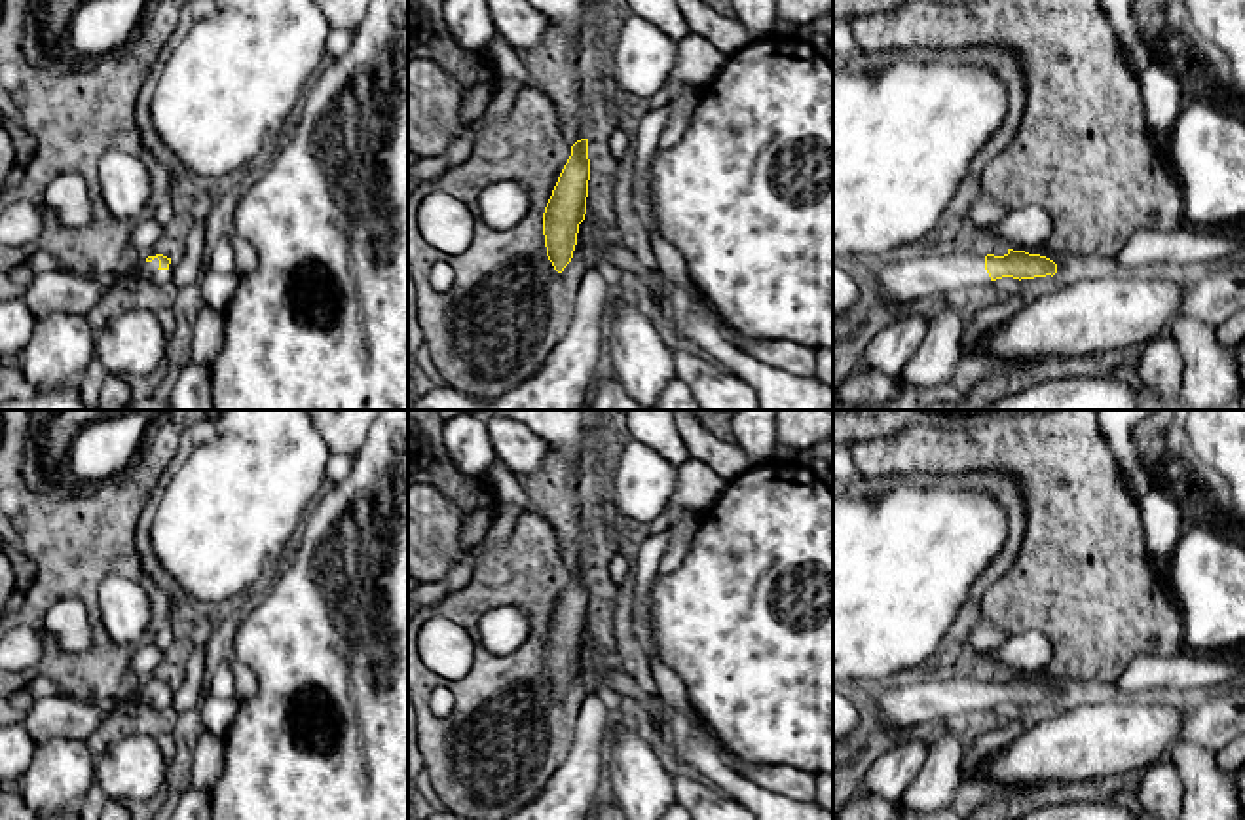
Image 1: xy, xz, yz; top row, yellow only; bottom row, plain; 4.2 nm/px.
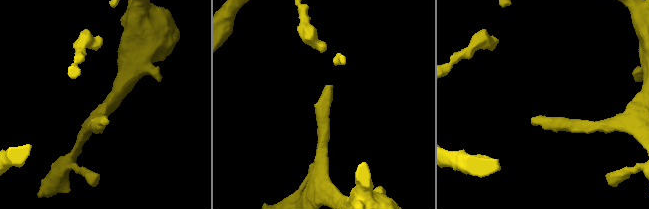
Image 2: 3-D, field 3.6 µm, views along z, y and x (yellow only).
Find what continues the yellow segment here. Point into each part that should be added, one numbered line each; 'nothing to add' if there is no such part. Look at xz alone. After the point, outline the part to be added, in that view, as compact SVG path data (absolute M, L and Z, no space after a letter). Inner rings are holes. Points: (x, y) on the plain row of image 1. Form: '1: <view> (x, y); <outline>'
nothing to add

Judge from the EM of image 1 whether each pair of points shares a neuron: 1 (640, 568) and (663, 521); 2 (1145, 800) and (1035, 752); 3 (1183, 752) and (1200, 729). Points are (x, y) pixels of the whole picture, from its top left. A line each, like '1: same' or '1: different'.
1: different
2: different
3: different

